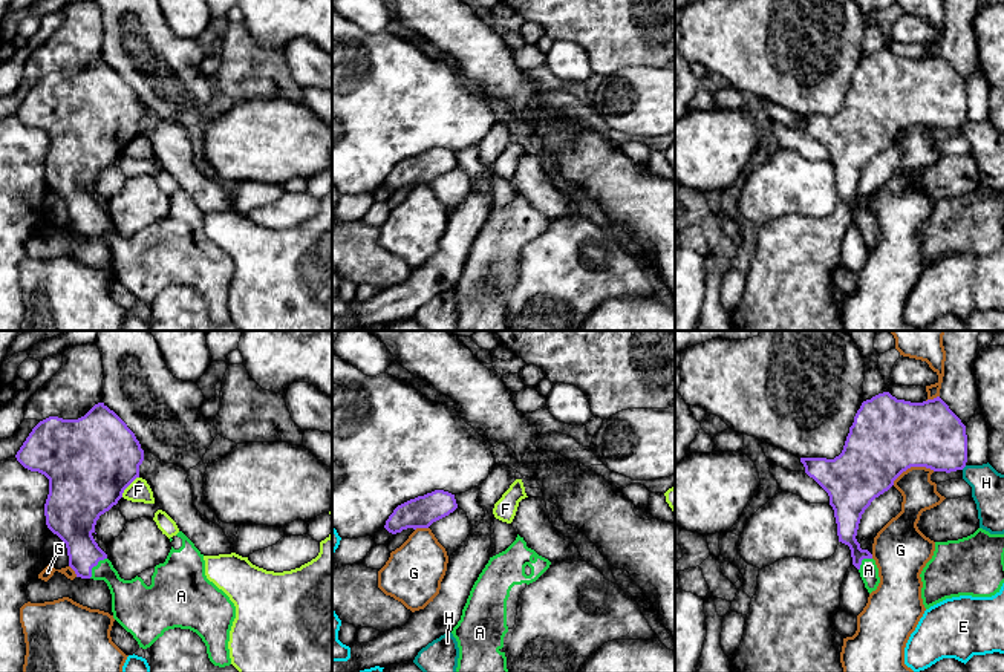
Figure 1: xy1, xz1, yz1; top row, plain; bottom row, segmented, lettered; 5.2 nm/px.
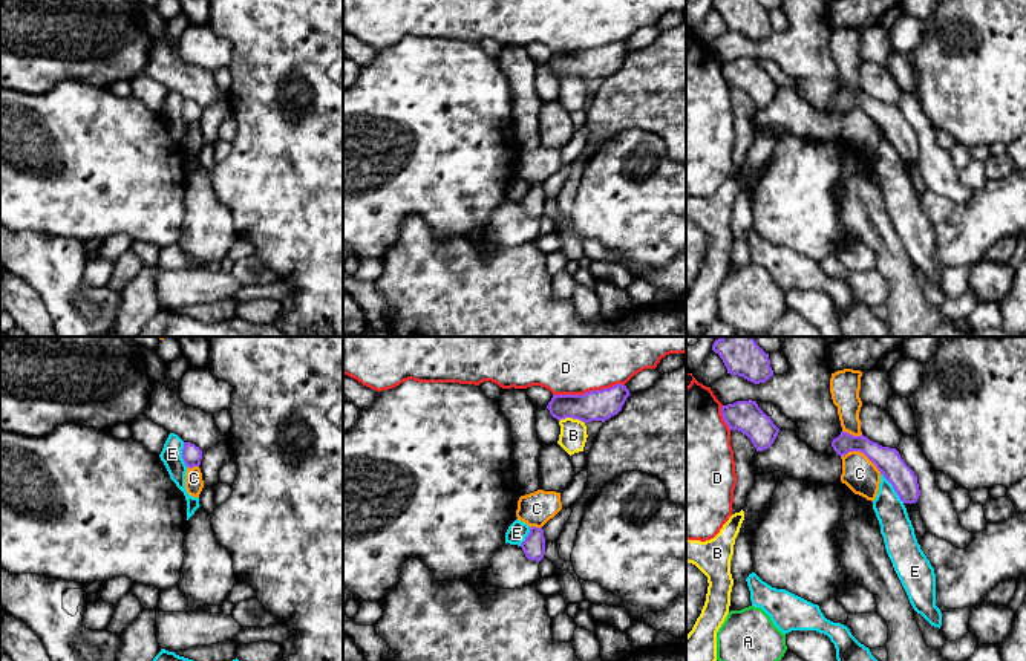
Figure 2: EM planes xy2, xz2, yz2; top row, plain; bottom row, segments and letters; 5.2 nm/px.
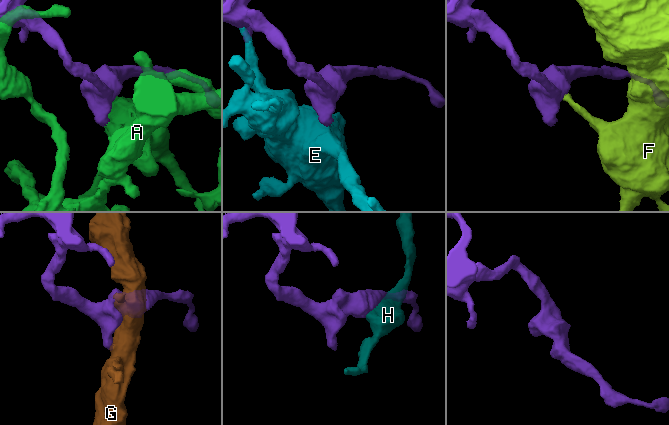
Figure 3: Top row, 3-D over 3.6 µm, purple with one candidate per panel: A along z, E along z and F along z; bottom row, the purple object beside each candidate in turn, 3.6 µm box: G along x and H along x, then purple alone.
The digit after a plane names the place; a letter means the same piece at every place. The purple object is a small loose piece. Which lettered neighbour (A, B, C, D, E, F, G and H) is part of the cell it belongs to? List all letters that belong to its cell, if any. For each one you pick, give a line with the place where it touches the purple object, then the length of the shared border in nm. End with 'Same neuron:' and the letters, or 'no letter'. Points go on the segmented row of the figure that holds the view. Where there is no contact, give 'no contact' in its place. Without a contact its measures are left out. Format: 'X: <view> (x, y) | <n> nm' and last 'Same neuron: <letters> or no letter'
A: xy1 (94, 565) | 140 nm
Same neuron: A

